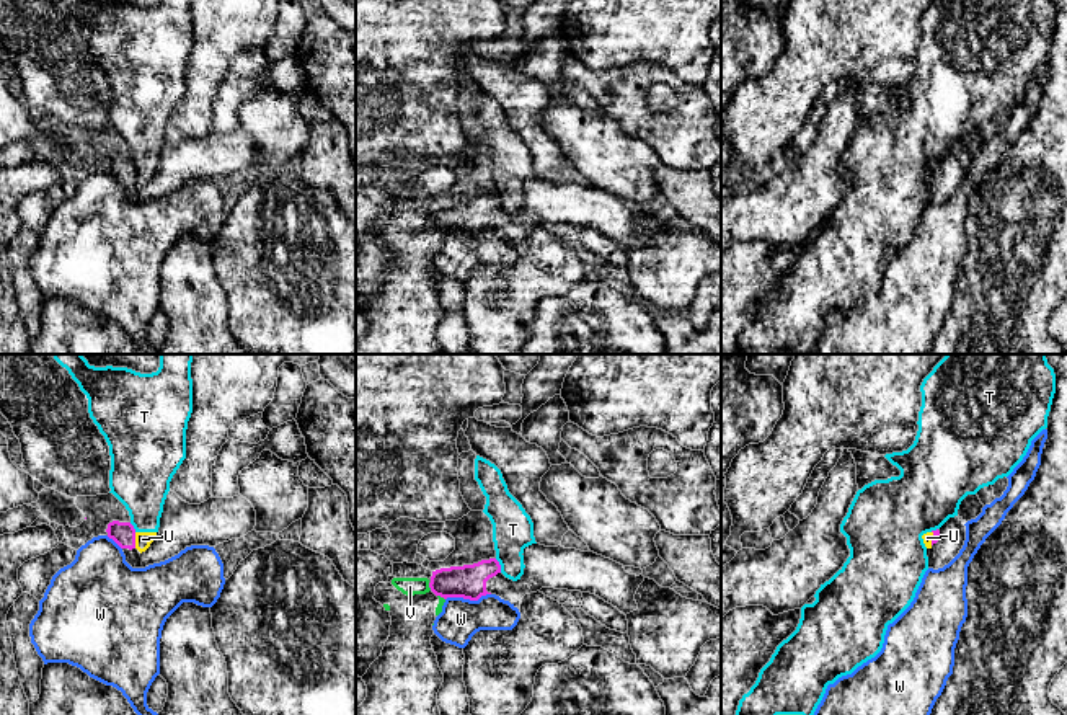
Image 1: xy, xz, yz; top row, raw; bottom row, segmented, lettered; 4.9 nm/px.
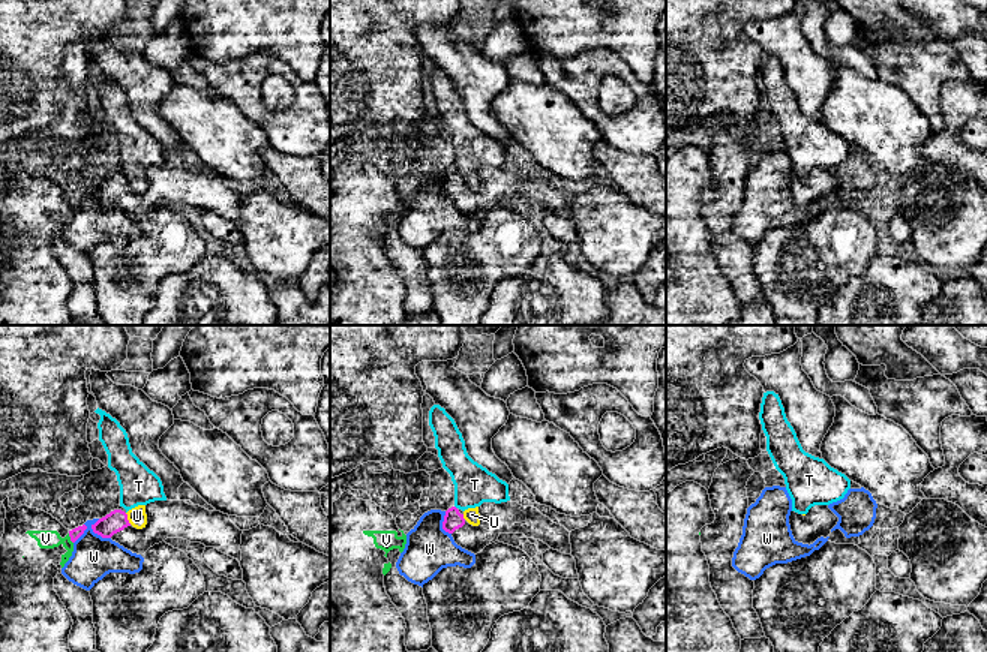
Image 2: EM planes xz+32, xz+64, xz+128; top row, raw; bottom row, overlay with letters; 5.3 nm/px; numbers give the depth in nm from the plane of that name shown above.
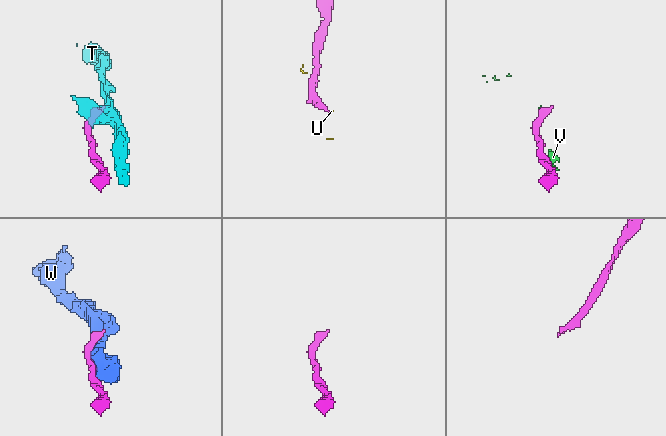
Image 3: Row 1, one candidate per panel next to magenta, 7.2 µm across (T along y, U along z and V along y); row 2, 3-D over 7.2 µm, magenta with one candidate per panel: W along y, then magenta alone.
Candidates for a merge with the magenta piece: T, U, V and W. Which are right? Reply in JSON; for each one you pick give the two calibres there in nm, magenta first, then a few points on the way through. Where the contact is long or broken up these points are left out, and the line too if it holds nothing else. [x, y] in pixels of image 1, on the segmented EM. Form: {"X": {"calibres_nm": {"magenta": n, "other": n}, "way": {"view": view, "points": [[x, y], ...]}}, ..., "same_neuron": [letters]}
{"same_neuron": []}

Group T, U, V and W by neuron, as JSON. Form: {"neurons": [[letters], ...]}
{"neurons": [["T", "U"], ["V"], ["W"]]}

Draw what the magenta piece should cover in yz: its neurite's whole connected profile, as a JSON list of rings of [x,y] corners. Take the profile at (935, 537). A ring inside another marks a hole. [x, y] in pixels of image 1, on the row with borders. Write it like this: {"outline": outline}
{"outline": [[[954,516],[932,532],[932,547],[927,548],[928,568],[938,570],[948,565],[963,548],[966,526],[958,516]]]}

